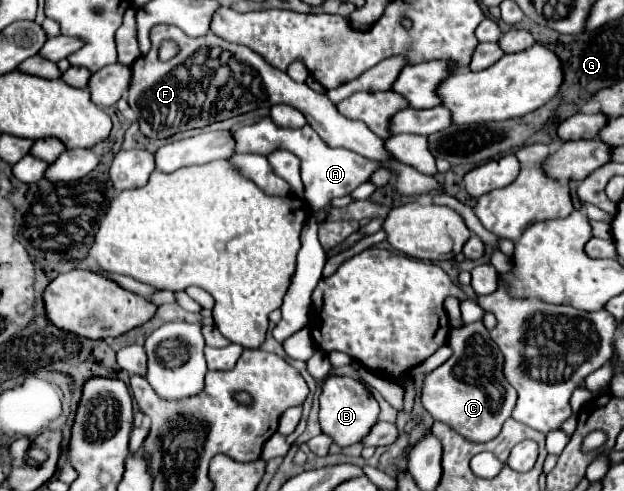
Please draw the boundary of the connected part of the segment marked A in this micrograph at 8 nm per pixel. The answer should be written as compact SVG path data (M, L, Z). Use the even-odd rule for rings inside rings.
M269 116L251 124L251 126L241 126L239 130L231 132L233 140L235 140L235 154L263 154L269 156L275 150L287 150L291 154L295 154L301 160L301 180L305 186L305 200L313 210L321 210L325 208L333 198L341 198L351 194L359 184L367 182L367 176L371 176L371 172L375 172L379 168L379 164L371 164L371 160L363 160L363 156L349 152L345 148L331 148L327 146L323 140L319 140L319 136L315 136L315 130L305 124L303 128L281 128L277 126Z

